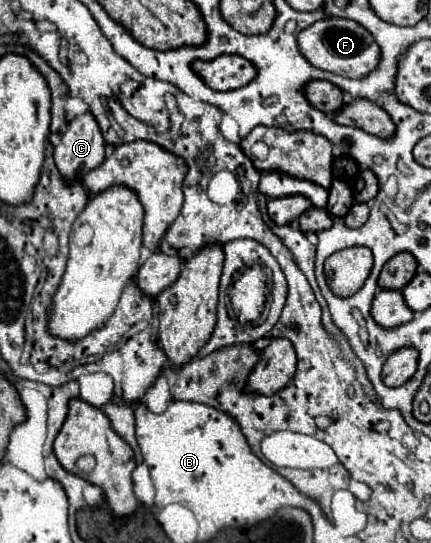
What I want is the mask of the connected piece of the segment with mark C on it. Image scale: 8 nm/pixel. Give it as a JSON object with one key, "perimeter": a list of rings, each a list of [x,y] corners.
{"perimeter":[[[93,114],[71,120],[61,136],[61,144],[53,150],[55,166],[65,182],[83,180],[83,176],[105,160],[105,140]]]}

